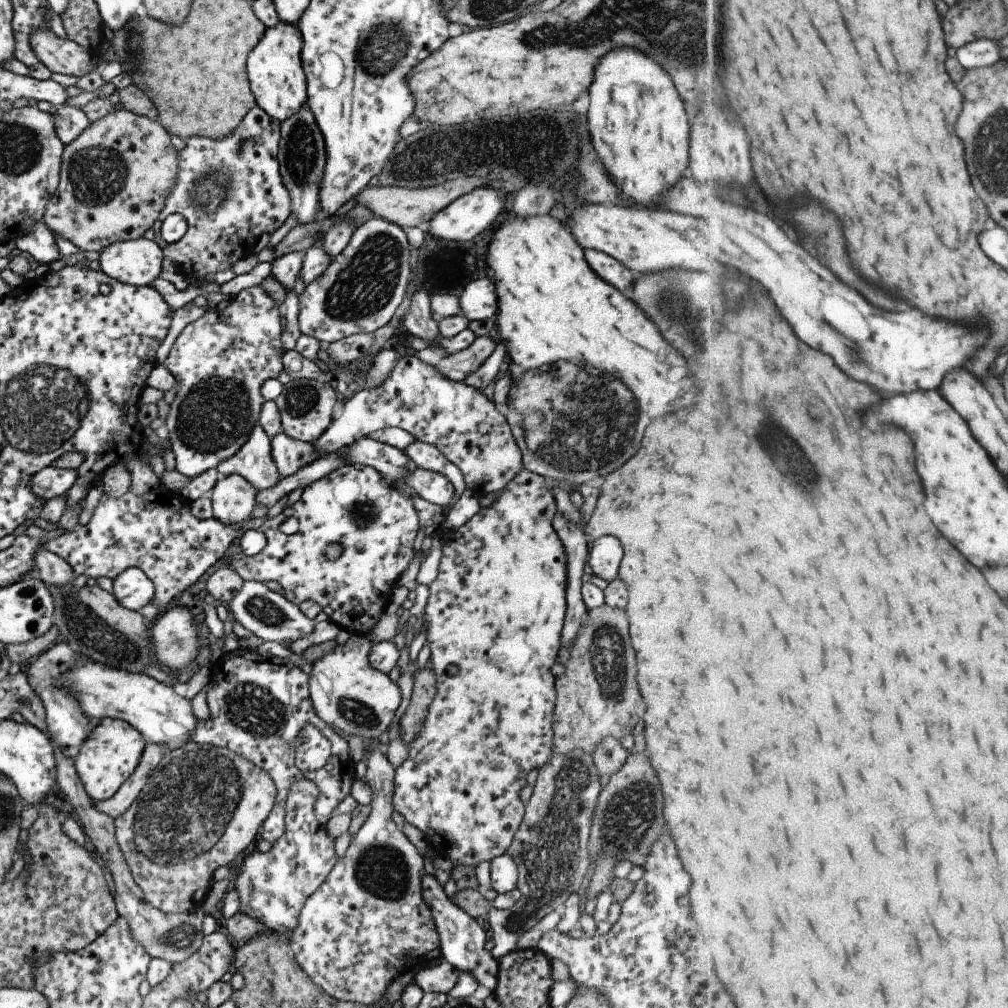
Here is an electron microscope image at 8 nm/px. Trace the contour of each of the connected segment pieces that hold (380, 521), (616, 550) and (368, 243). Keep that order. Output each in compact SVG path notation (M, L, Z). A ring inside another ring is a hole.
M343 464L343 466L339 466L337 470L333 470L333 472L330 472L329 474L324 474L321 478L315 480L315 482L311 482L309 486L306 486L302 490L299 500L297 500L294 504L282 508L281 512L279 512L279 514L277 514L274 518L264 520L258 528L258 530L261 531L261 534L263 534L266 538L263 550L260 550L257 554L251 556L245 556L243 552L234 553L228 558L227 566L237 572L243 581L257 581L264 583L269 582L269 580L273 580L273 582L276 580L277 584L281 586L281 590L283 590L285 600L292 602L295 606L298 606L301 602L303 602L303 600L313 600L315 604L319 605L321 612L327 614L327 620L332 621L338 628L349 630L350 634L368 634L368 632L374 627L374 624L377 622L379 616L381 616L381 613L385 610L387 601L390 598L392 590L394 589L395 582L397 582L397 579L401 576L402 572L413 558L413 540L415 539L415 534L417 534L418 528L419 522L417 512L415 512L415 508L413 508L413 500L411 500L411 498L403 496L401 492L388 483L388 480L383 475L379 474L379 472L377 472L374 468L371 468L371 466L363 466L363 464ZM291 516L297 519L298 528L295 533L285 535L277 528L279 528L279 525L284 520ZM329 544L337 544L339 548L343 548L343 550L341 550L341 554L339 554L335 560L327 560L327 558L324 557L323 552L325 550L325 546L329 546Z
M605 535L594 539L588 549L588 564L592 574L605 582L618 578L622 548L616 536Z
M371 216L351 233L349 242L335 258L327 264L327 268L313 282L304 286L297 298L297 324L301 335L316 338L321 344L347 338L352 334L372 334L389 322L395 308L405 296L405 286L409 282L409 249L405 233L396 224L383 218Z

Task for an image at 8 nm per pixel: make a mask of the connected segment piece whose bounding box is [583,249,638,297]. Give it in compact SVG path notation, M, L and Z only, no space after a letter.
M583 249L584 259L589 268L603 280L603 282L609 283L614 286L619 292L623 292L626 297L631 297L631 284L635 280L634 273L629 272L627 268L623 268L617 260L611 258L604 252Z

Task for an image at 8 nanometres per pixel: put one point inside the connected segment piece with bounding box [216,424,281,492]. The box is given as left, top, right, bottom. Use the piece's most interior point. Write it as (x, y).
(253, 461)

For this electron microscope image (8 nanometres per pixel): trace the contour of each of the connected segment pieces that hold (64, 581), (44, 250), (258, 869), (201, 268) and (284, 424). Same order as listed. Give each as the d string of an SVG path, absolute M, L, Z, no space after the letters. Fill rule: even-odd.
M37 548L33 554L35 576L47 586L67 586L71 584L70 566L45 548Z
M38 222L15 241L15 246L21 252L27 252L38 263L49 265L61 258L51 233L43 222Z
M309 780L290 784L285 801L284 831L265 853L253 851L237 862L231 889L236 890L239 907L237 913L245 914L259 922L264 929L274 932L293 930L297 916L310 894L325 880L325 875L335 866L334 838L325 830L324 821L314 811L317 786Z
M255 105L237 124L235 130L219 140L203 136L193 136L184 140L184 147L177 150L177 178L175 186L163 202L163 208L153 223L152 240L161 247L175 272L179 272L187 283L193 283L207 274L229 270L233 263L249 254L256 254L266 235L270 235L289 216L291 198L283 186L276 159L280 139L280 122L269 118L259 106ZM179 213L186 222L186 231L174 243L164 243L159 235L159 226L166 216Z
M290 379L282 386L281 393L274 403L279 411L280 426L283 434L292 439L311 444L317 440L330 425L331 408L339 400L332 383L324 383L313 379Z

